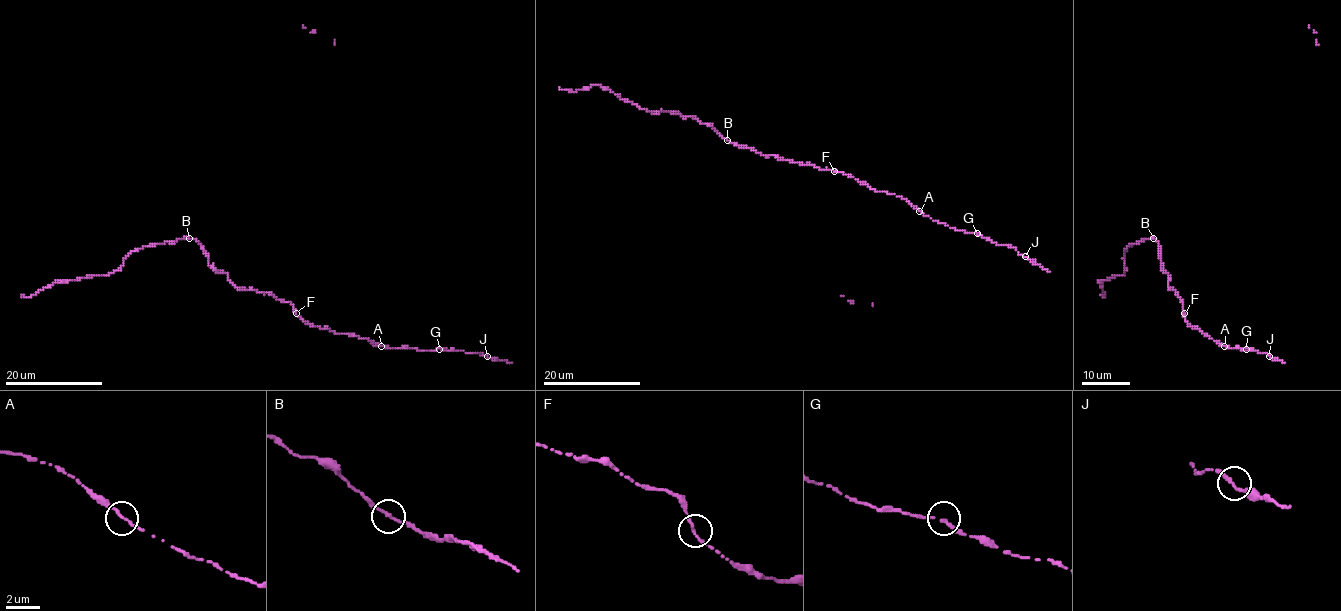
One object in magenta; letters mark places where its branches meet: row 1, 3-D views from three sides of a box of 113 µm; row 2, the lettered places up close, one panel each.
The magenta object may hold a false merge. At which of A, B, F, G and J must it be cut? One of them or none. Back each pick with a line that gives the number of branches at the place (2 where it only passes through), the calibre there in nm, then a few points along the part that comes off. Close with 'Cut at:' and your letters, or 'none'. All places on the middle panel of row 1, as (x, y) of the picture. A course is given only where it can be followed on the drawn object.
Cut at: none

